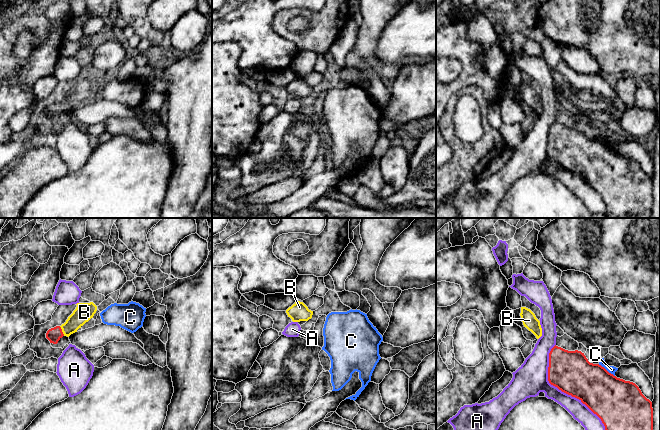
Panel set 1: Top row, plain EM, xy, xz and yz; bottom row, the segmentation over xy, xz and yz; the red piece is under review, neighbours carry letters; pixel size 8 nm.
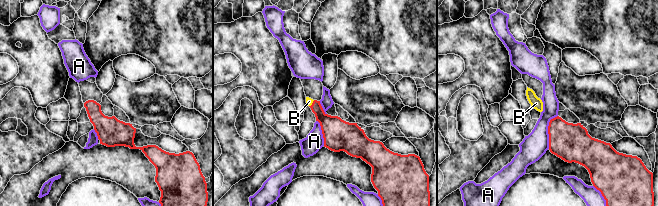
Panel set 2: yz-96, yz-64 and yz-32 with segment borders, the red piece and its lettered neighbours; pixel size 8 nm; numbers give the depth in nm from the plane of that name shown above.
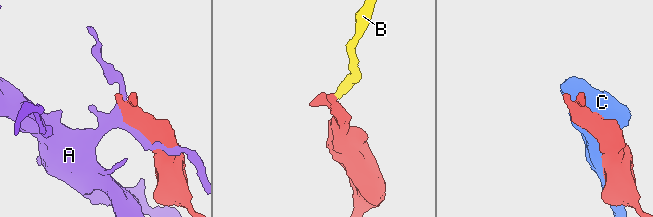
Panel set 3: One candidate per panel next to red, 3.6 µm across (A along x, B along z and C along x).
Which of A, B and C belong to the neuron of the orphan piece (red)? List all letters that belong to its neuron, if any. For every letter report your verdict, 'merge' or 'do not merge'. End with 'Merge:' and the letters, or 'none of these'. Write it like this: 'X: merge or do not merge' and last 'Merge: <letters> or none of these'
A: do not merge
B: merge
C: do not merge
Merge: B

